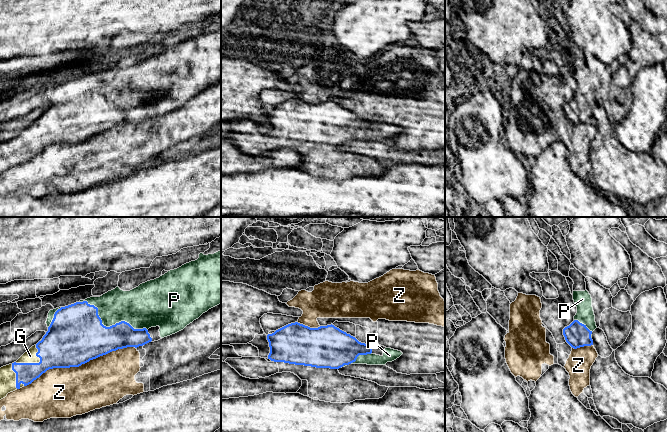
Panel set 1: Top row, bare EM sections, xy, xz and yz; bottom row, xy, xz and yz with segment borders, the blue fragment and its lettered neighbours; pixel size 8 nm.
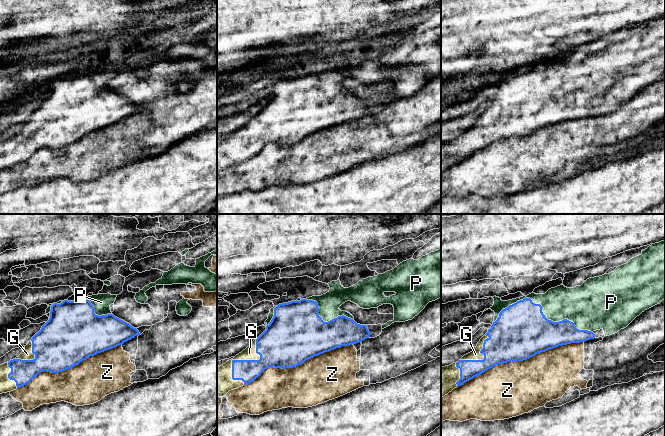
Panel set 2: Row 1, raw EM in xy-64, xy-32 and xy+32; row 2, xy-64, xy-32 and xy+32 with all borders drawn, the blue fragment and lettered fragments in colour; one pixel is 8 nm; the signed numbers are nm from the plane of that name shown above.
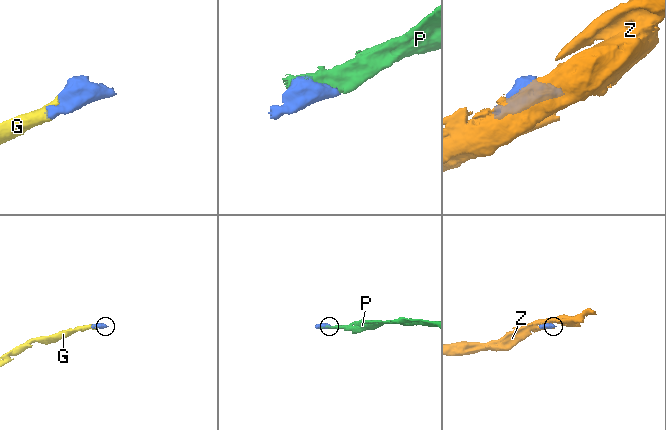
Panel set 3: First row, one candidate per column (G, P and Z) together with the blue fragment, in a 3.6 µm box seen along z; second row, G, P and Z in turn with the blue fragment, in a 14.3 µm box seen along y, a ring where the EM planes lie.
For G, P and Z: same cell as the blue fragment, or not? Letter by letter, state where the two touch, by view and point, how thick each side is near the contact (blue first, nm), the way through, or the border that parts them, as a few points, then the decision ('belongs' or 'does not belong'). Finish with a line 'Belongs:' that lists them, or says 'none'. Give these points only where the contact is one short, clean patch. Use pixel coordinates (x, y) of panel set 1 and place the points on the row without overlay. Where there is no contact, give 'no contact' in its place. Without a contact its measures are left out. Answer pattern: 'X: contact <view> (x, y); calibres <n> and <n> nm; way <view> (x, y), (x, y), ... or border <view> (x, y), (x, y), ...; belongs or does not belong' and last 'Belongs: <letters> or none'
G: contact xy (35, 139); calibres 340 and 100 nm; belongs
P: contact xy (108, 103); calibres 420 and 260 nm; belongs
Z: contact xy (79, 141); calibres 460 and 400 nm; does not belong
Belongs: G, P

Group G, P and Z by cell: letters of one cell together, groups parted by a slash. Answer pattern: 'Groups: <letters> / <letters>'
Groups: G P / Z

